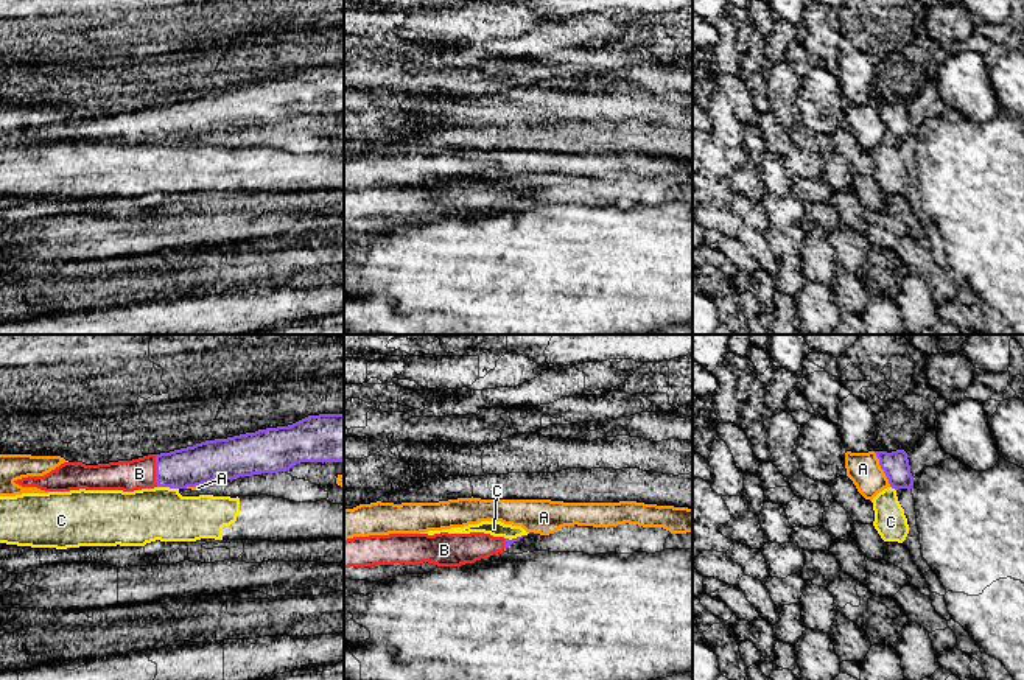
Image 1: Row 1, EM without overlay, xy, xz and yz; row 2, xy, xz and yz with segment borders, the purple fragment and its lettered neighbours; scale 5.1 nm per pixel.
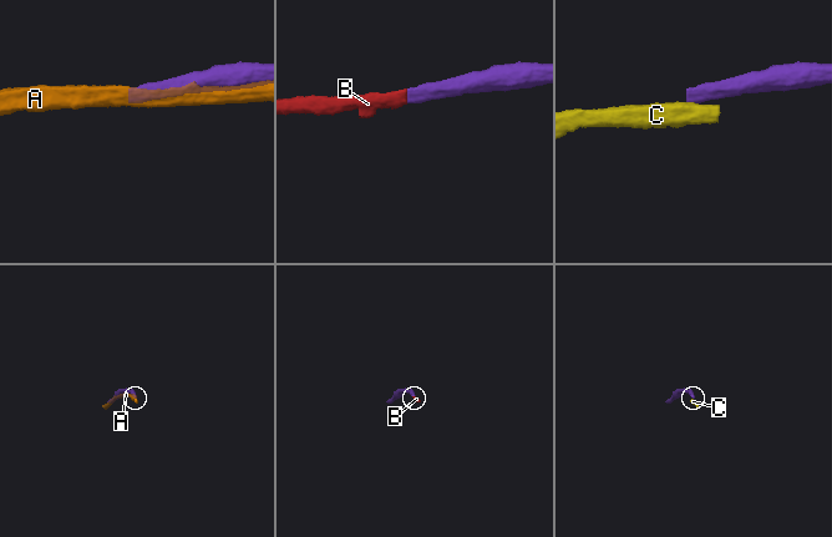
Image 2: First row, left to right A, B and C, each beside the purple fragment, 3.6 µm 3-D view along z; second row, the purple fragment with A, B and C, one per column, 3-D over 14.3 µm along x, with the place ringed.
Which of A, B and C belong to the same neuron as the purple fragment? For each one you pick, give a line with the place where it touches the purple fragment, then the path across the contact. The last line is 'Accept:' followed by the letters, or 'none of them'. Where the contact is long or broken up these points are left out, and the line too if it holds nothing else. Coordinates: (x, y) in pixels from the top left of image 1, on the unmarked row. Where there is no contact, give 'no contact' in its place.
B: xy (156, 122)
Accept: B

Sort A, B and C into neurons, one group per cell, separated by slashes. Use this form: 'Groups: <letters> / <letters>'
Groups: A / B / C

